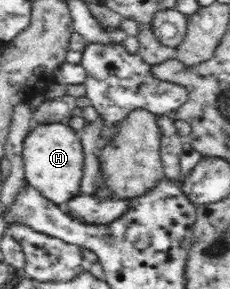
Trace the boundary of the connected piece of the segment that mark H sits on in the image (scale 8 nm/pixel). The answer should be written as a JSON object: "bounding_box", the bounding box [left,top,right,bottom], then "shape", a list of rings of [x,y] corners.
{"bounding_box":[21,121,85,204],"shape":[[[66,121],[34,122],[22,143],[21,155],[28,184],[55,204],[68,202],[78,196],[78,183],[82,177],[85,160],[84,145],[78,132],[68,126]]]}

